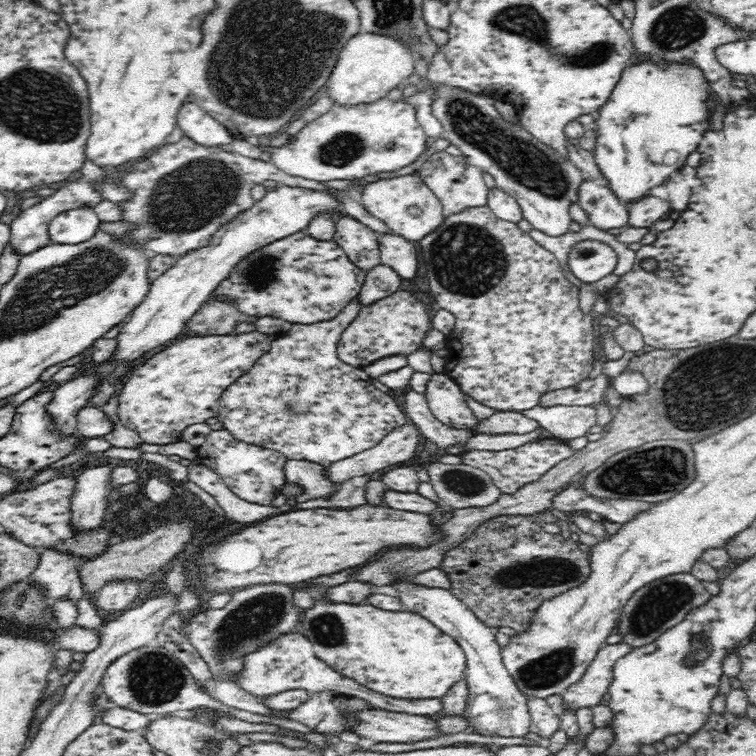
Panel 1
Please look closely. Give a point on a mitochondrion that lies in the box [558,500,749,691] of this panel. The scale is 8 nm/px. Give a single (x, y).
(660, 603)

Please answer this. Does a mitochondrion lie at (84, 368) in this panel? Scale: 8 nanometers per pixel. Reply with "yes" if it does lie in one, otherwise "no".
no

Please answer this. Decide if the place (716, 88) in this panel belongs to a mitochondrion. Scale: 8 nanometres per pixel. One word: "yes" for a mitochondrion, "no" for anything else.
no

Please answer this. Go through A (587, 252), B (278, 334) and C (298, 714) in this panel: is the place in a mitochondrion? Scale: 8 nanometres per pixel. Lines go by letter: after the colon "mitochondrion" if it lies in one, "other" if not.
A: mitochondrion
B: other
C: other

